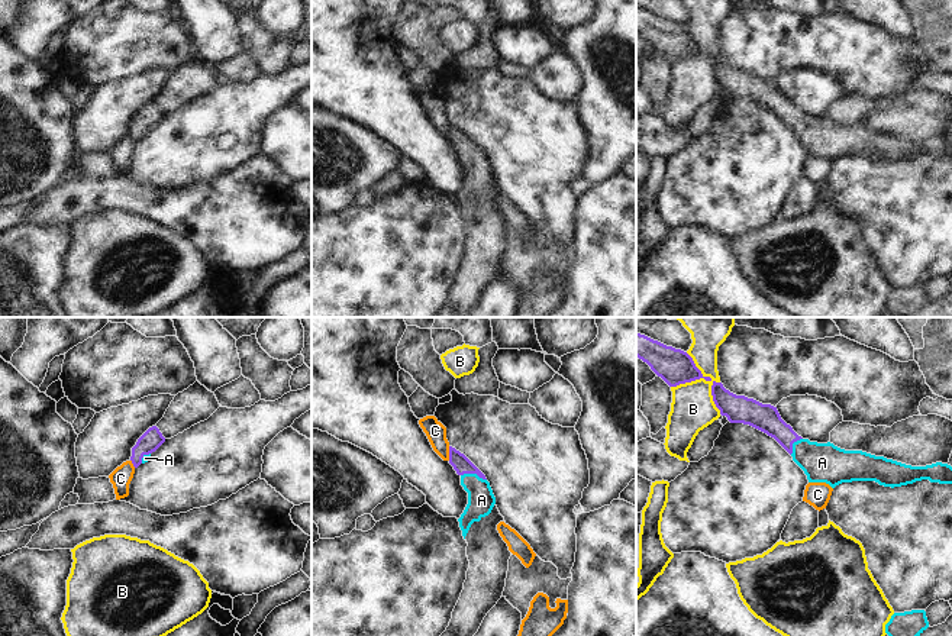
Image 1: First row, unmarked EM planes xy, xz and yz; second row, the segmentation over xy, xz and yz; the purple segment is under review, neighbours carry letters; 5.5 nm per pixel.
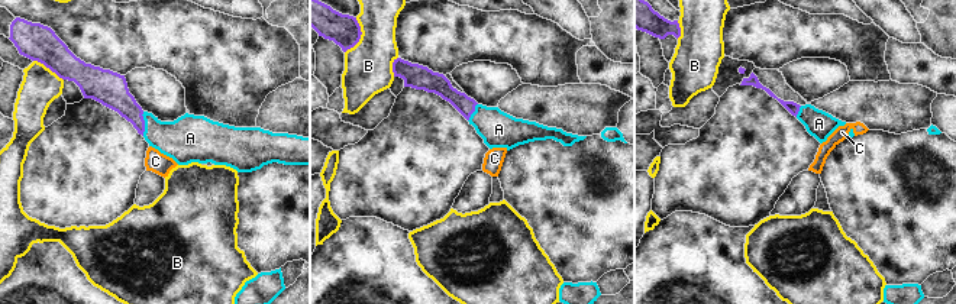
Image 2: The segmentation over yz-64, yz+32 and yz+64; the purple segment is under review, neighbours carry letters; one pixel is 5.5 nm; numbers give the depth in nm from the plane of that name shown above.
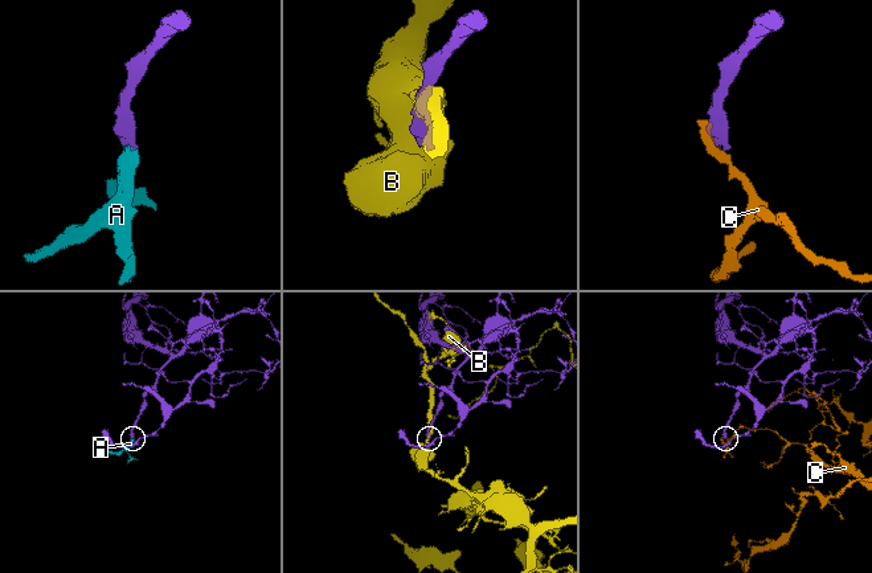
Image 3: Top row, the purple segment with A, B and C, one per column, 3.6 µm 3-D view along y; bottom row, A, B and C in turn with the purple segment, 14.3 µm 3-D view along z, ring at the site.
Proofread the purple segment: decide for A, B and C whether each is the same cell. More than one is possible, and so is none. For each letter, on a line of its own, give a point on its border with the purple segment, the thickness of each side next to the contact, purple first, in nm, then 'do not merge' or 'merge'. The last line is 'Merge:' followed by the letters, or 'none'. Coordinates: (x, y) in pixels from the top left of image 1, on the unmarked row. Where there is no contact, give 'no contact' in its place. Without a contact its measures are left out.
A: meets purple in xz at (474, 148); 100 nm thick on the purple side, 150 nm on the other; merge
B: meets purple in yz at (710, 55); 200 nm thick on the purple side, 240 nm on the other; do not merge
C: meets purple in xz at (449, 129); 100 nm thick on the purple side, 110 nm on the other; do not merge
Merge: A

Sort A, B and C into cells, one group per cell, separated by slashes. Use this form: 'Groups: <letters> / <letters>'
Groups: A / B / C

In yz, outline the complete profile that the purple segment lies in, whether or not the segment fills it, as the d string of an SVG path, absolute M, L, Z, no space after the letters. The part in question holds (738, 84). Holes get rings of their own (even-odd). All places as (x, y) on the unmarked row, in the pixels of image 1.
M716 57L711 71L720 90L730 99L749 100L774 113L804 146L809 158L826 158L832 164L852 156L875 156L891 164L922 155L952 159L952 142L948 139L911 142L862 126L845 126L830 117L810 117L798 112L771 80L736 71Z

